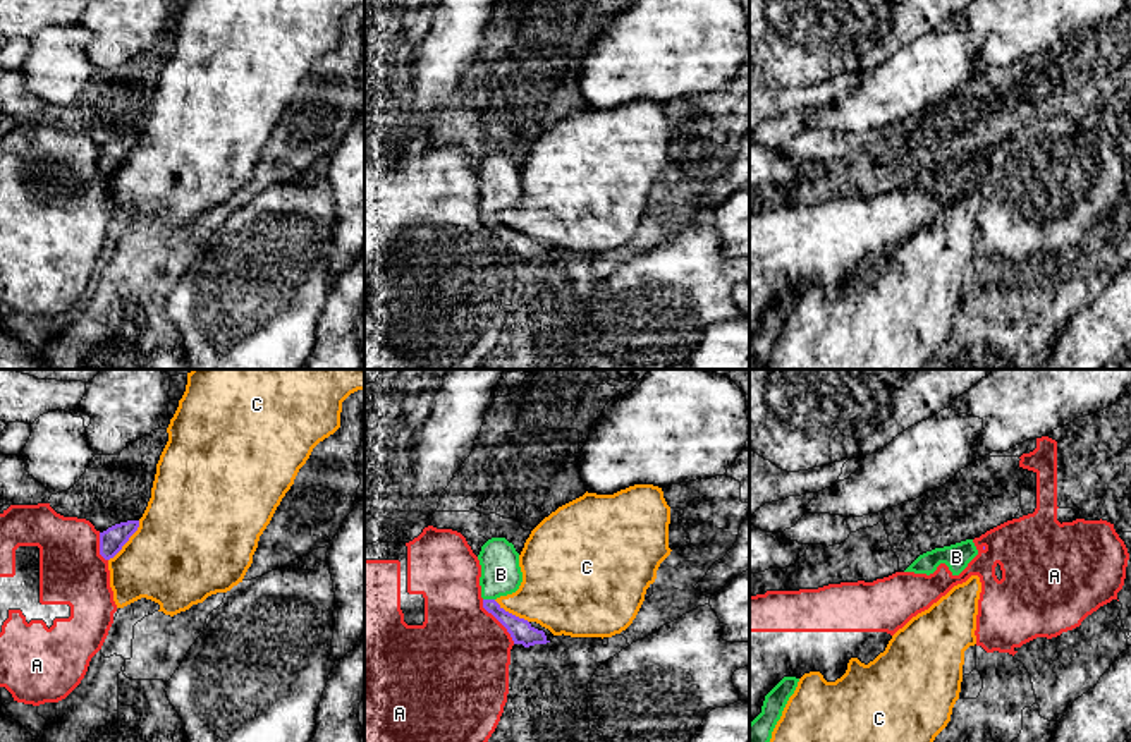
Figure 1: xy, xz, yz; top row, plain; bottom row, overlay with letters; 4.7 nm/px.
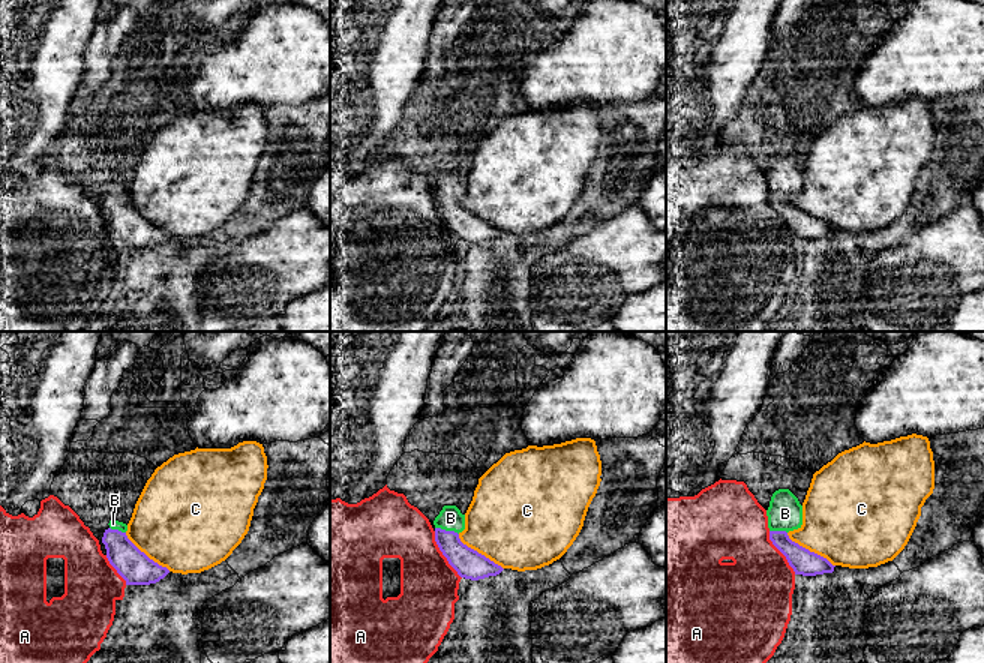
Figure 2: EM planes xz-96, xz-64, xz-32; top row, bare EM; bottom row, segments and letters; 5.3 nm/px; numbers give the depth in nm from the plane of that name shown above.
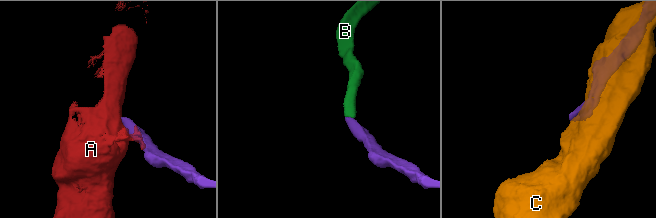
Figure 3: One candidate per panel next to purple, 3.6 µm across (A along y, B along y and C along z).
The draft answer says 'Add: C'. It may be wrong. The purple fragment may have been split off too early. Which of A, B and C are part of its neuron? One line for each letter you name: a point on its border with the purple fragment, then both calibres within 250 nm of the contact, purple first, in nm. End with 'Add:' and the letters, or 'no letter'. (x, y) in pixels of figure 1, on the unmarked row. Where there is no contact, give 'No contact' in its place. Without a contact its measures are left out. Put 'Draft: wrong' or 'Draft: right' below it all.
B: Touches purple at xz (489, 215). Thickness 110 nm (purple) against 190 nm
Add: B
Draft: wrong

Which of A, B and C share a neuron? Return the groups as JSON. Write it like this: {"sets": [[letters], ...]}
{"sets": [["A"], ["B"], ["C"]]}

